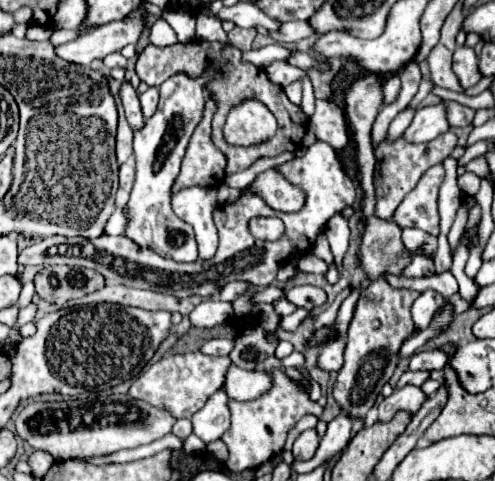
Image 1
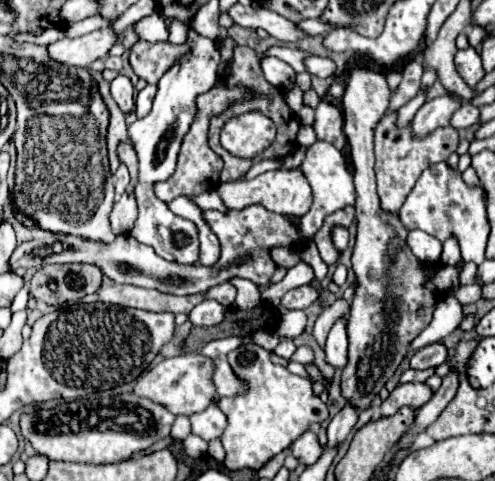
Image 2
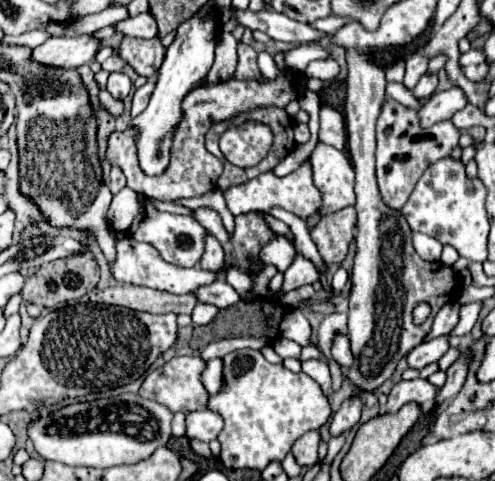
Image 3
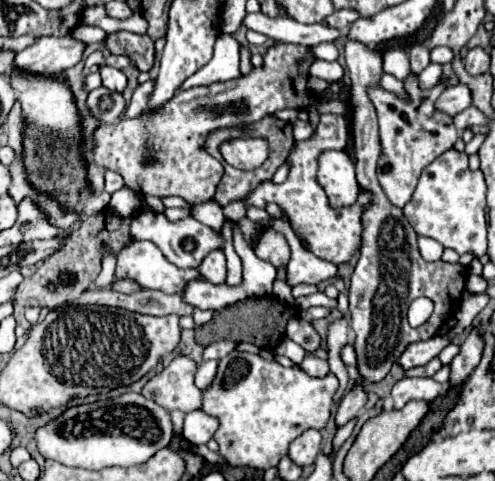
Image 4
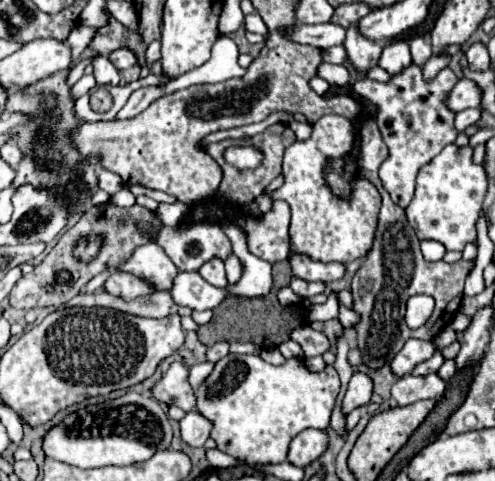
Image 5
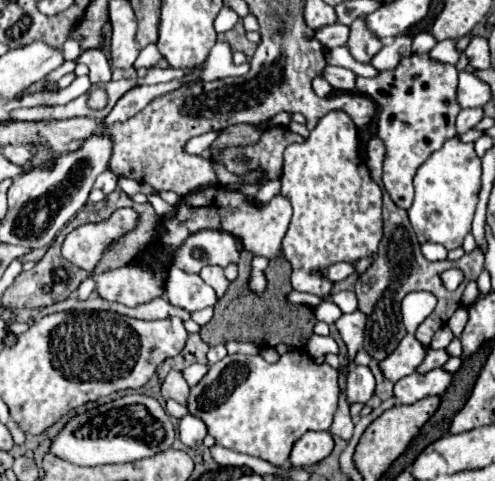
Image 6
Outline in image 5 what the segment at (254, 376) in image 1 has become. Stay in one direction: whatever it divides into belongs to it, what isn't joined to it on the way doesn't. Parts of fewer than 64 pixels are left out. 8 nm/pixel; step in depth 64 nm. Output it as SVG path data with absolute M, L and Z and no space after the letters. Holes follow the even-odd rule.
M202 362L202 364L196 364L190 368L190 384L192 388L198 388L214 370L214 364L212 362Z

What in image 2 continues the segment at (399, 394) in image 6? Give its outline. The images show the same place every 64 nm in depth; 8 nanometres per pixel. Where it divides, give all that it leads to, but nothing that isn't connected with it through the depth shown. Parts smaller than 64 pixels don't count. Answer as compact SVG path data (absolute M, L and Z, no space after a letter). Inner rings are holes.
M398 384L390 392L390 396L382 402L382 406L380 406L382 416L392 416L402 406L418 410L422 404L426 404L430 400L430 396L432 396L432 392L426 384Z

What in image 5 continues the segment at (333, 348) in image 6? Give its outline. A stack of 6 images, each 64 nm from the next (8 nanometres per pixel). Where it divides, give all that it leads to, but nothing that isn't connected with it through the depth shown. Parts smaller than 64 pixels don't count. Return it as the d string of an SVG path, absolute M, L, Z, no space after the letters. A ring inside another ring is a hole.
M310 324L294 328L292 334L290 334L290 338L302 346L302 350L304 350L304 354L308 358L310 356L320 356L320 354L324 354L330 348L328 338L322 332L316 332Z

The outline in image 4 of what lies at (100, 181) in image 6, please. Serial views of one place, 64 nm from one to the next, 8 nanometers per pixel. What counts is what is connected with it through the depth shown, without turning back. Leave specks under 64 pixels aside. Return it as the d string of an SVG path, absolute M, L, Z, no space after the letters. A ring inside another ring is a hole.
M106 170L106 192L114 194L122 186L124 186L124 178L118 172L114 172L114 170Z

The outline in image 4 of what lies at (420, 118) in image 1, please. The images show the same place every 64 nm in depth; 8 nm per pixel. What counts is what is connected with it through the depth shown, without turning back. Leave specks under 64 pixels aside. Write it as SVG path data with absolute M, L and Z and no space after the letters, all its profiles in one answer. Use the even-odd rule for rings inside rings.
M456 84L456 86L446 88L438 96L434 108L440 112L446 112L448 116L454 116L462 112L464 108L468 108L470 104L472 104L472 96L468 96L468 88L464 88L464 84Z

